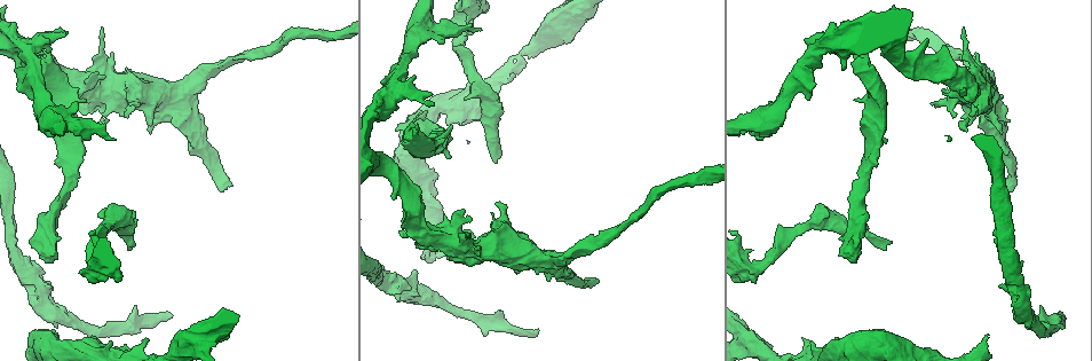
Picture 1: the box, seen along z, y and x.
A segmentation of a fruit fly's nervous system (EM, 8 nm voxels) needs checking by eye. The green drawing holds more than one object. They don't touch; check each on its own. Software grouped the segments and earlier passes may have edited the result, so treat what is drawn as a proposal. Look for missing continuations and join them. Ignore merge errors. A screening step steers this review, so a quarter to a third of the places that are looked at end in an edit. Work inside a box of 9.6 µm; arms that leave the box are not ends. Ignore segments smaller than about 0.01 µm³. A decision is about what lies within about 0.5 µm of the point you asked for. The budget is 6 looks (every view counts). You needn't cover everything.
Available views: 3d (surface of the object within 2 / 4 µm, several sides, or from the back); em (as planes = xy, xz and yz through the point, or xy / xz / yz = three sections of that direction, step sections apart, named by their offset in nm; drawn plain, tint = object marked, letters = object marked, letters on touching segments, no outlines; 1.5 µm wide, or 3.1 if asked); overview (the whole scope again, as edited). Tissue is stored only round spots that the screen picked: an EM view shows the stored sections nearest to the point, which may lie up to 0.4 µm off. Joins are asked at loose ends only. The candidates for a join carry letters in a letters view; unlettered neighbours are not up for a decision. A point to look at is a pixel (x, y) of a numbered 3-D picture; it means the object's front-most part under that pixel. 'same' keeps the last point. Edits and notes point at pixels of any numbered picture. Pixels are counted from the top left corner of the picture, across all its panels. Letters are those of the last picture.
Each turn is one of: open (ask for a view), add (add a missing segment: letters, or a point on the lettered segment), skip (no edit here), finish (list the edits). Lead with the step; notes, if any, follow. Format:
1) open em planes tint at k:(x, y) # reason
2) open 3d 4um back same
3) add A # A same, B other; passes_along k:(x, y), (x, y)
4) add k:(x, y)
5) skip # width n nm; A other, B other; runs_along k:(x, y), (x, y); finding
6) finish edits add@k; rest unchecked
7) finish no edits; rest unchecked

open em planes letters at 1:(888, 242)

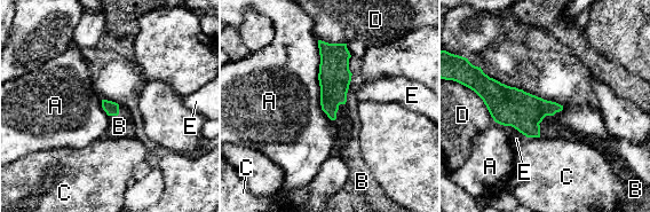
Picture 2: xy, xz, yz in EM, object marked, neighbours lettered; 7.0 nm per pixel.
add B # A other, B same, C other, D other, E other; passes_along 2:(512, 107), (543, 118), (548, 127); the neuron continues

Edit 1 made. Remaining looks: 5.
open em planes letters at 1:(66, 33) # free end

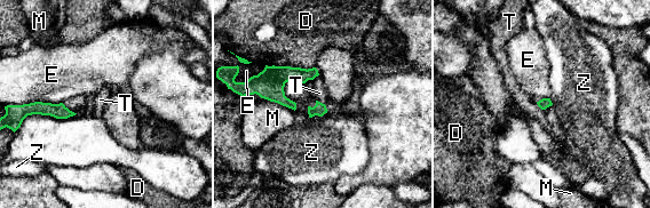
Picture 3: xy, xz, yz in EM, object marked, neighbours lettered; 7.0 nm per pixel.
skip # longest_contact D 340 nm; D other, E other, M other, T other, Z other; none of them fits

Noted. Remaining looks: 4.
open 3d 4um at 1:(856, 99) # an open end

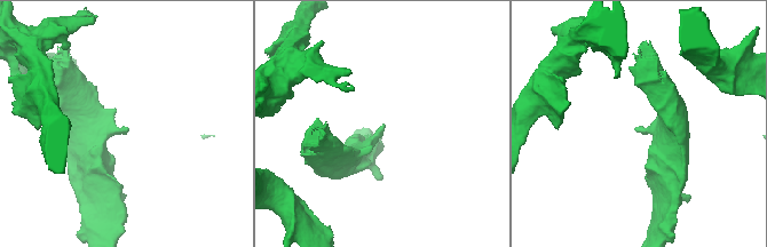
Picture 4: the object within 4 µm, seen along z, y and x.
open em planes letters at 4:(384, 123)

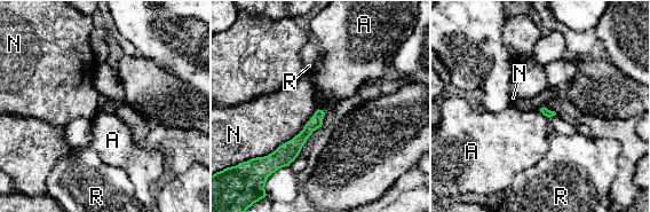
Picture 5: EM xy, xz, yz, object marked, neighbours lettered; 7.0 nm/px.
skip # longest_contact N 550 nm; A other, N other, R other; no lettered segment goes on from it

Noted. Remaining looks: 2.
finish edits add@2; rest unchecked

